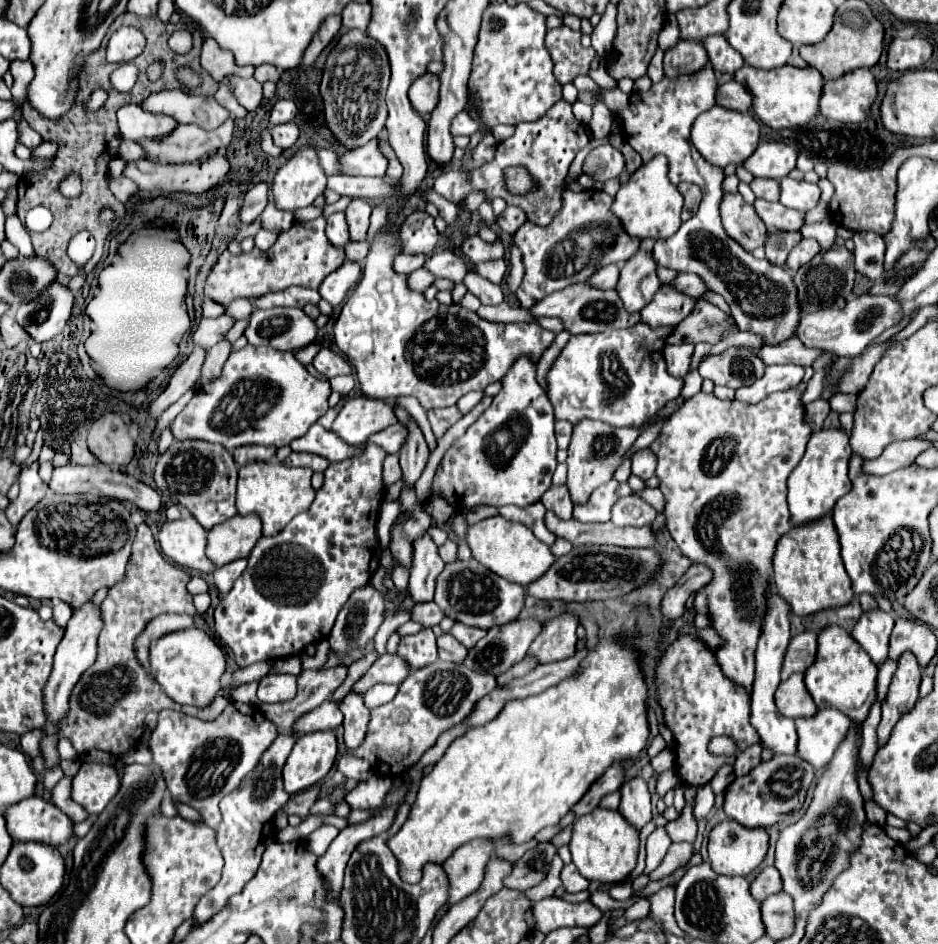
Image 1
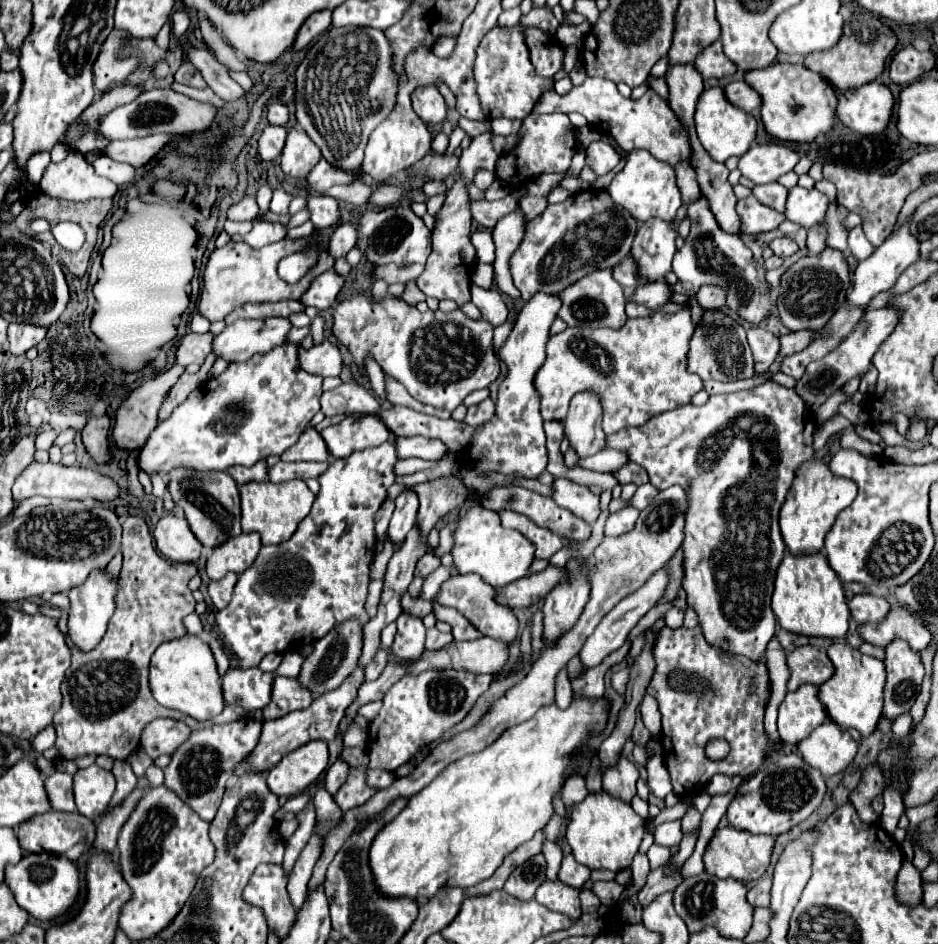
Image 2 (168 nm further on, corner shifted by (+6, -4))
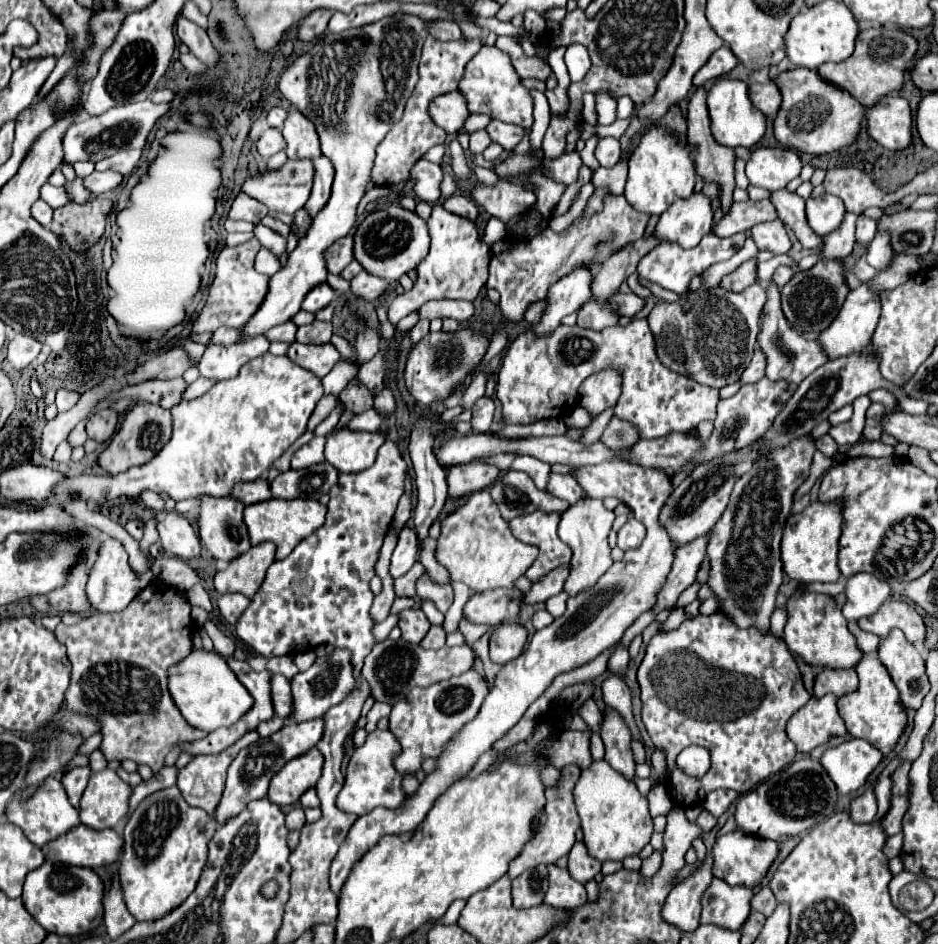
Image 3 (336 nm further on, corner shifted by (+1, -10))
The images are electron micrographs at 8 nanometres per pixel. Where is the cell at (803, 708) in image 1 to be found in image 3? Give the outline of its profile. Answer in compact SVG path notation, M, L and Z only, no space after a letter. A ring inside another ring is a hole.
M811 697L789 721L787 737L797 745L799 753L811 753L815 747L825 745L831 737L847 733L843 719L837 713L837 697Z

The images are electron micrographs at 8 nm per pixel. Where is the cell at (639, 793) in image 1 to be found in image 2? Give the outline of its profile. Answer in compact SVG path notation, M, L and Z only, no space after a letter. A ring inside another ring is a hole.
M620 757L616 761L616 765L608 767L602 775L602 787L616 797L622 797L626 803L630 803L630 799L636 795L636 781L638 781L640 773L636 769L636 765L632 761L628 761L626 757Z

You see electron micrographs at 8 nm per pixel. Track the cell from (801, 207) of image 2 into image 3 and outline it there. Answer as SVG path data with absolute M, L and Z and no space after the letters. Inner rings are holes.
M825 193L821 197L809 197L805 203L805 213L809 227L817 235L827 235L843 221L845 205L839 197Z

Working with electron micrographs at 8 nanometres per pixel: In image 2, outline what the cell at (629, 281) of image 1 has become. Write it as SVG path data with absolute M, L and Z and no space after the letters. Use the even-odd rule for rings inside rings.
M650 219L644 221L632 243L632 257L638 263L640 275L656 281L672 269L672 257L676 253L678 229L674 221Z

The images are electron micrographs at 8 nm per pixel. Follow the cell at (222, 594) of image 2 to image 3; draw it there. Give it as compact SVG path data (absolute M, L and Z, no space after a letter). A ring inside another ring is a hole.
M227 593L217 599L217 605L219 605L221 617L227 623L235 623L239 619L239 615L245 611L245 607L249 605L249 597L241 595L241 593Z

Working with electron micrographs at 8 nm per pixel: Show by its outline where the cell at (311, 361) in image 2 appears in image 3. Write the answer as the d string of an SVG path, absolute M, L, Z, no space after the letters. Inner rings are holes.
M291 343L287 357L293 359L299 367L315 373L319 379L323 379L337 361L341 361L341 353L331 345L301 345L301 343Z

